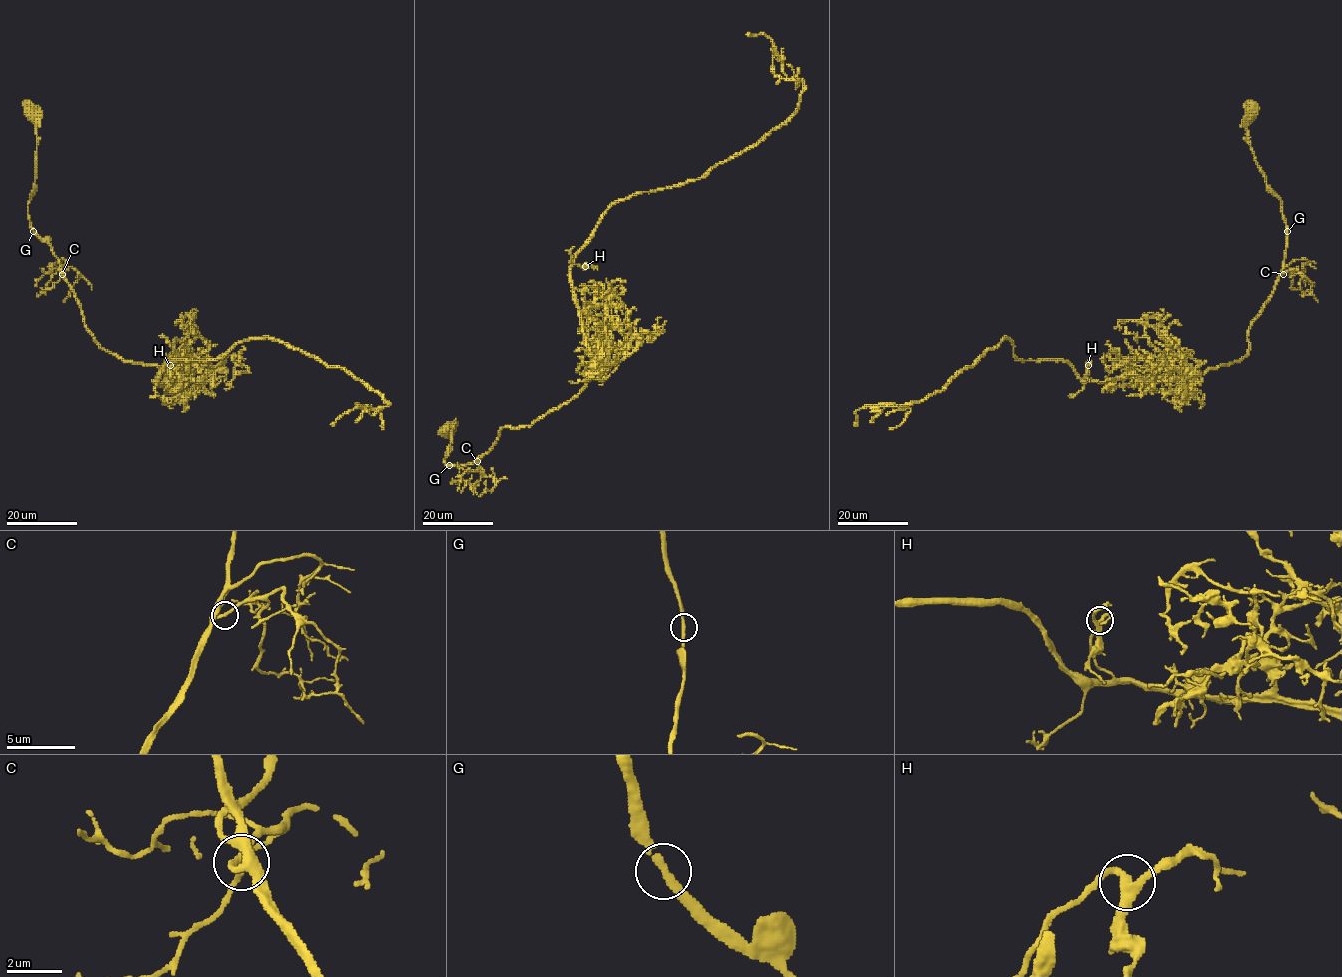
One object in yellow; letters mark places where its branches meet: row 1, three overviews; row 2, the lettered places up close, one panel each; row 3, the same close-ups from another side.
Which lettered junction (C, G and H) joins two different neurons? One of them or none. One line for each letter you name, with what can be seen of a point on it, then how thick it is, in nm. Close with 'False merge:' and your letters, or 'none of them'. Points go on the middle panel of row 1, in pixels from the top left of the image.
False merge: none of them

